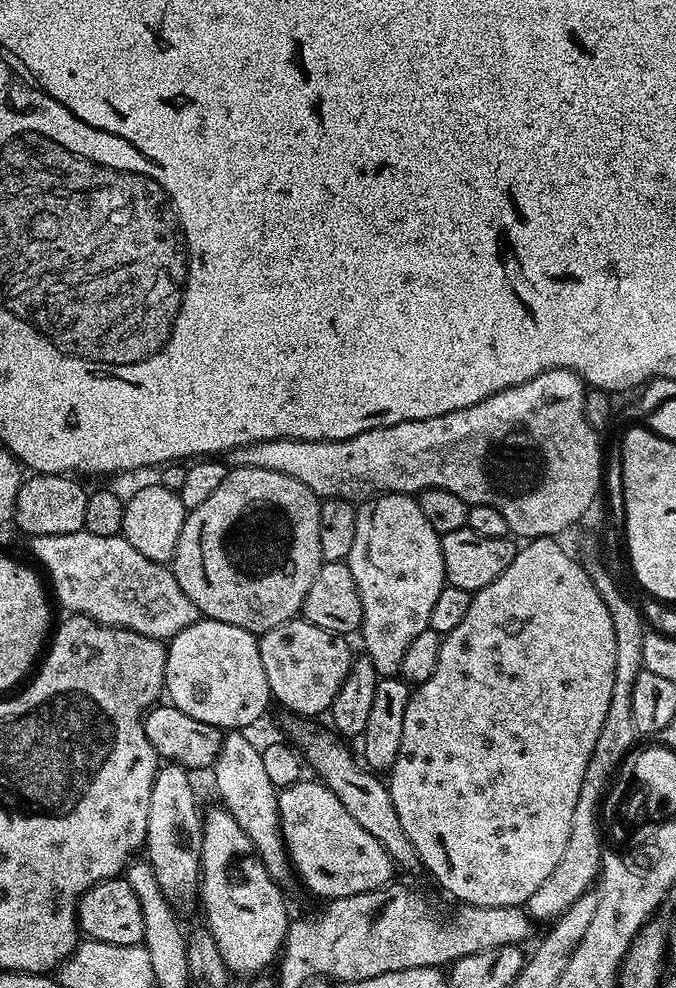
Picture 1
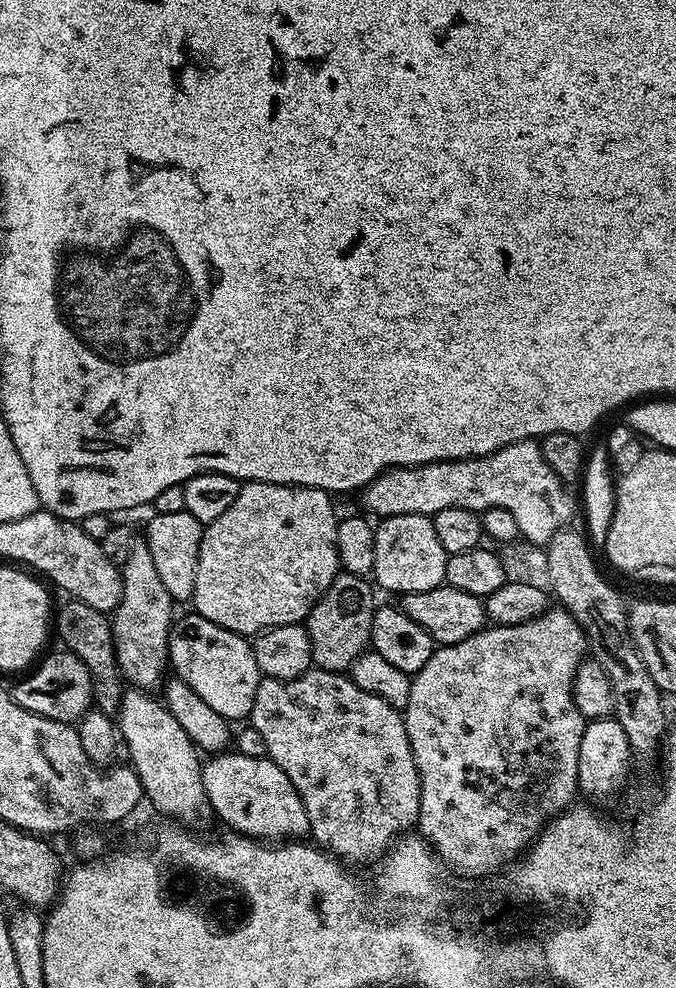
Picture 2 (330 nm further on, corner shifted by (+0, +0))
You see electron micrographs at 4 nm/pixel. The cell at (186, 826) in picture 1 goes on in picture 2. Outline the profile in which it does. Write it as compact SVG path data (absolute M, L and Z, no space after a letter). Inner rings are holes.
M142 538L133 539L130 546L130 554L124 564L119 565L122 578L122 598L118 602L116 611L111 613L112 637L116 643L116 661L120 667L121 677L131 687L141 690L156 690L161 687L165 679L166 669L169 667L168 635L172 633L174 615L172 607L174 601L170 590L166 590L162 578L158 578L158 570L154 570L154 557L150 555L150 546Z

